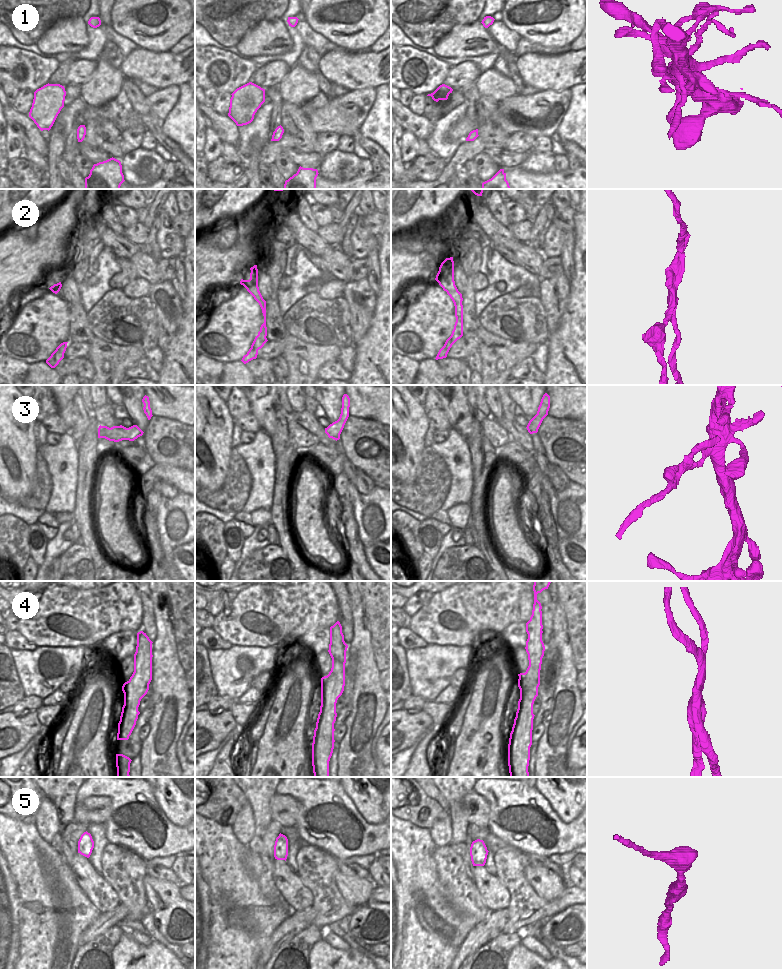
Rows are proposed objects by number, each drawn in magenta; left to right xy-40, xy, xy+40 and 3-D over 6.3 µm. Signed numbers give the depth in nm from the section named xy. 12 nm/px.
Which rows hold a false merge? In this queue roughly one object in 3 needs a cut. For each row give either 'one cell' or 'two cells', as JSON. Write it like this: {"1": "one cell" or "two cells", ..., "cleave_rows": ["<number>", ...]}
{"1": "one cell", "2": "two cells", "3": "one cell", "4": "two cells", "5": "one cell", "cleave_rows": ["2", "4"]}

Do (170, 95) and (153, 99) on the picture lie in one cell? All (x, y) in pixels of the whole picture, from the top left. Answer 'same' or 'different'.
same

